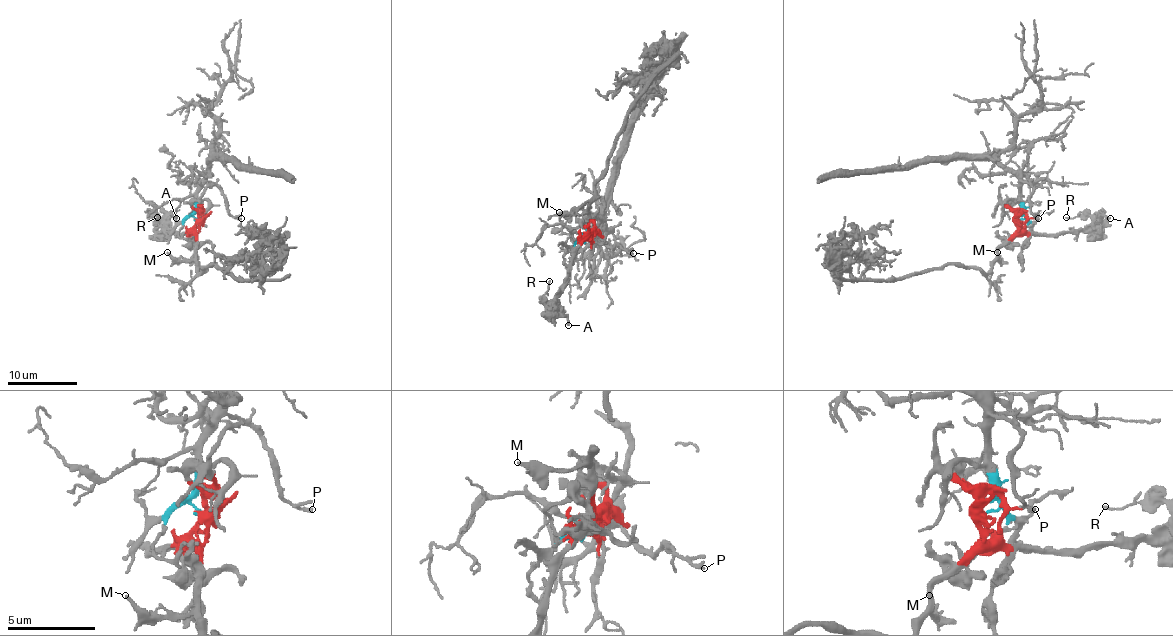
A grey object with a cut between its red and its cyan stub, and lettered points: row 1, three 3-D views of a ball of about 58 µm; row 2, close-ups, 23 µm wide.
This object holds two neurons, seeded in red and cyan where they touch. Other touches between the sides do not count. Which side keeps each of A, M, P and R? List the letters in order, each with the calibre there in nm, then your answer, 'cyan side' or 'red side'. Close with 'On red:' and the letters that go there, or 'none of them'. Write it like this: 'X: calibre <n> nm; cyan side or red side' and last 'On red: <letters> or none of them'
A: calibre 160 nm; red side
M: calibre 200 nm; red side
P: calibre 140 nm; cyan side
R: calibre 110 nm; red side
On red: A, M, R

